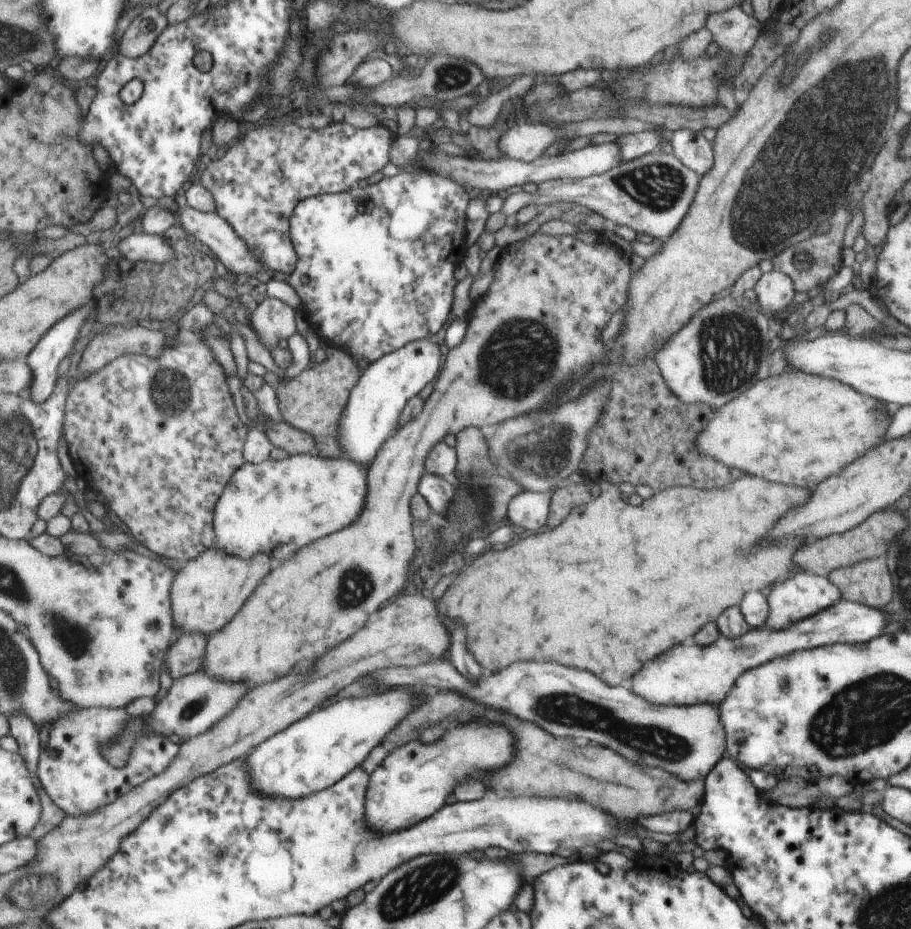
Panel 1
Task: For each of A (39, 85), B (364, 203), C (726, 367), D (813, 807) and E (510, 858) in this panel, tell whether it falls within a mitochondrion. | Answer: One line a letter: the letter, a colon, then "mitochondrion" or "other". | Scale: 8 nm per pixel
A: other
B: other
C: mitochondrion
D: other
E: other

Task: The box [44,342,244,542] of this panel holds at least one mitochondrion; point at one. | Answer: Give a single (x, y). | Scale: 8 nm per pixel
(173, 392)

